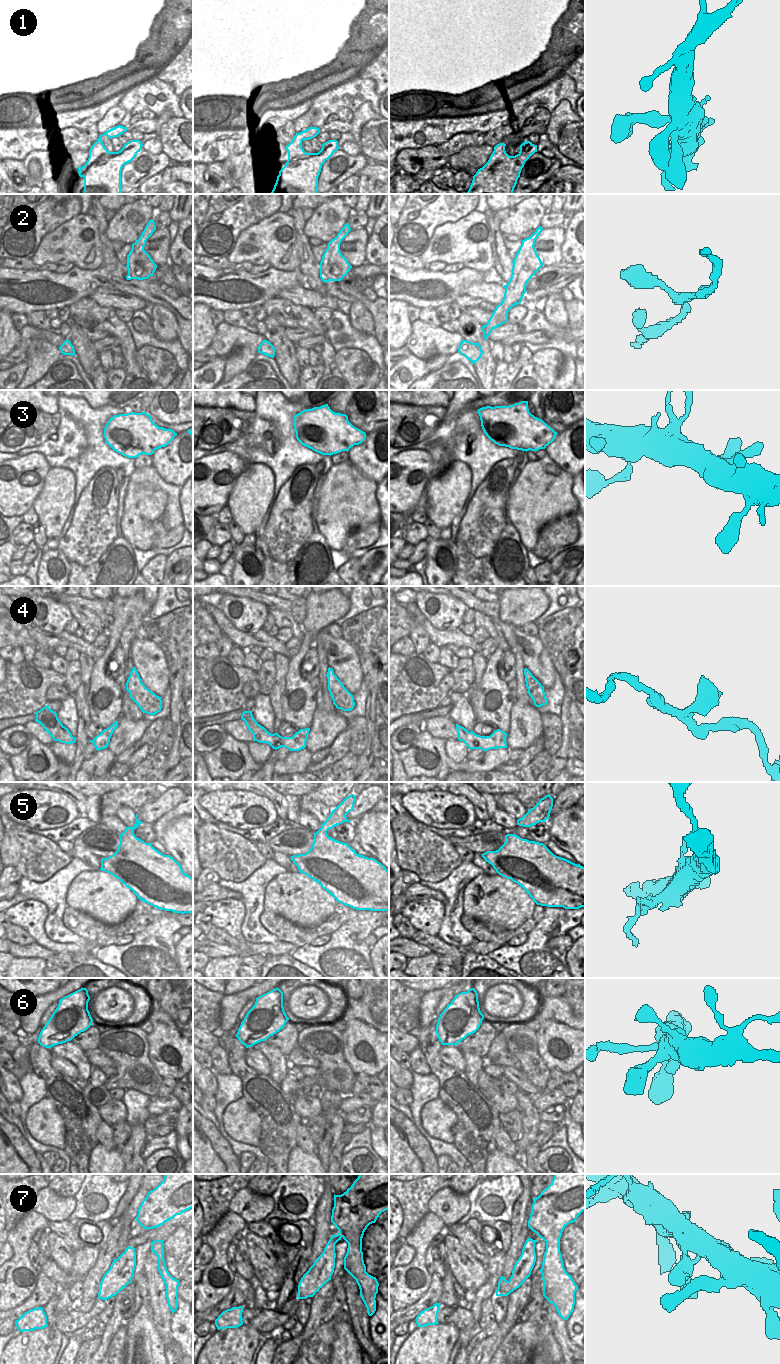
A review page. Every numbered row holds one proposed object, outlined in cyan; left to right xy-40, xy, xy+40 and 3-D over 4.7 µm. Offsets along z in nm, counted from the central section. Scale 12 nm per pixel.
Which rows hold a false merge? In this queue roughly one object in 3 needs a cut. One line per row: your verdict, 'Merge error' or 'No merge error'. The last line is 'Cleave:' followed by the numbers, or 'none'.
1: No merge error
2: No merge error
3: No merge error
4: No merge error
5: No merge error
6: No merge error
7: No merge error
Cleave: none.

